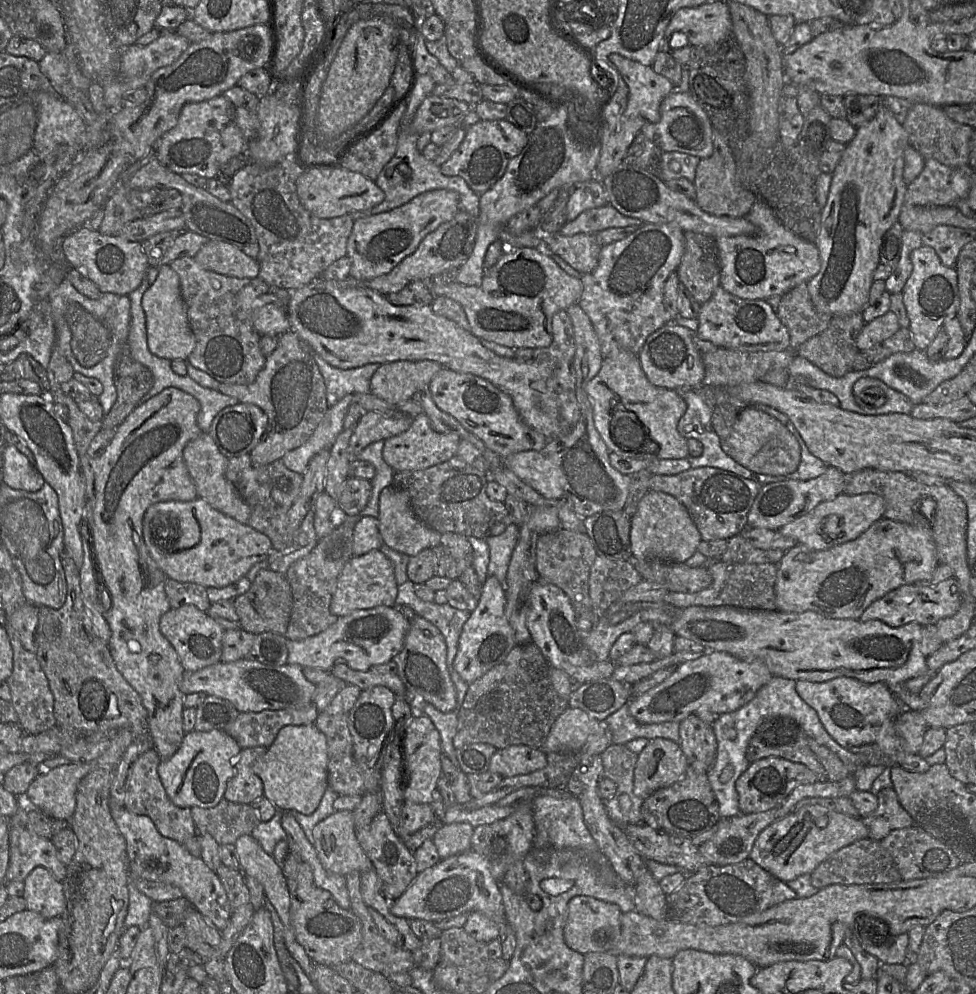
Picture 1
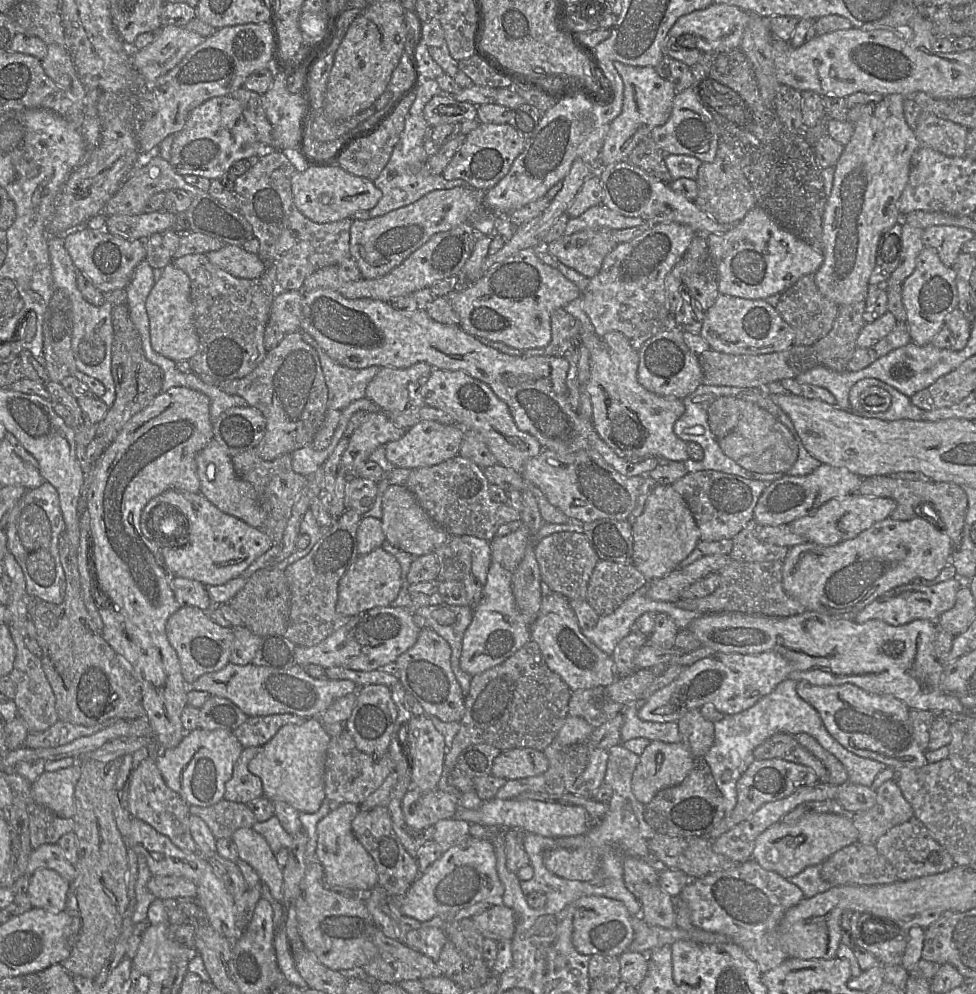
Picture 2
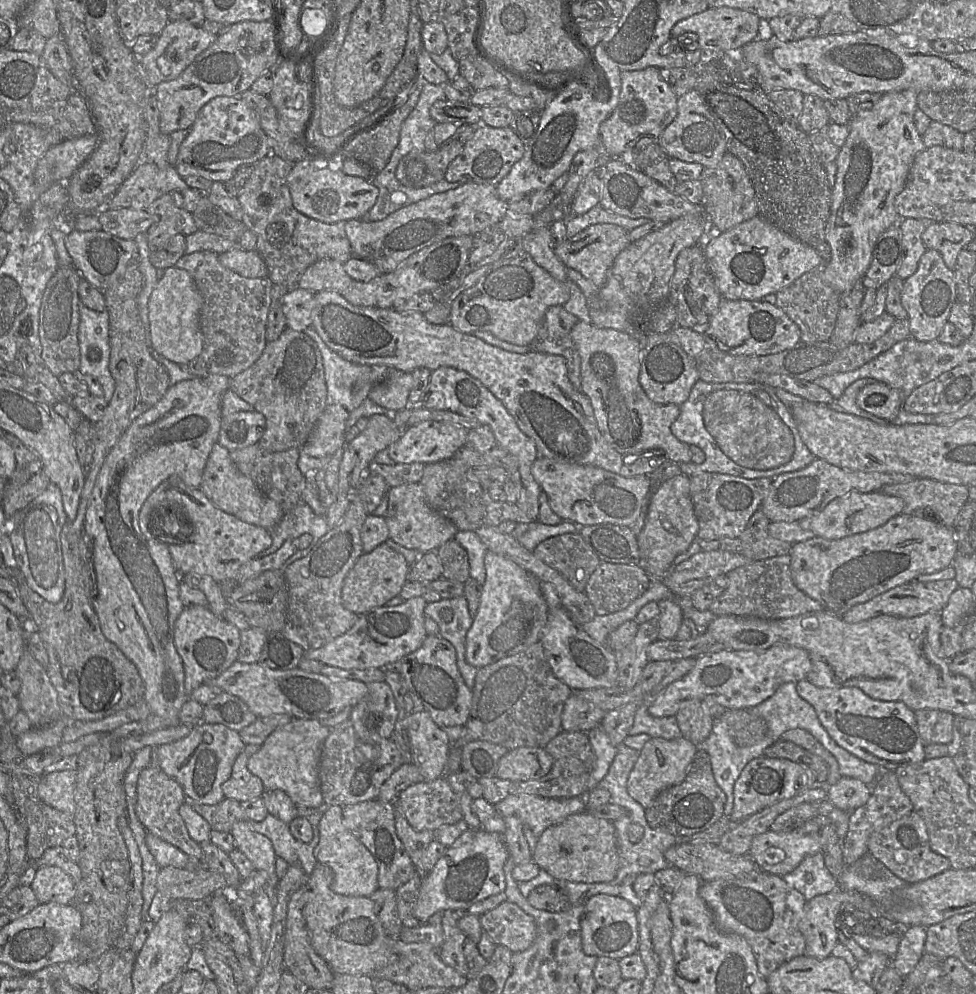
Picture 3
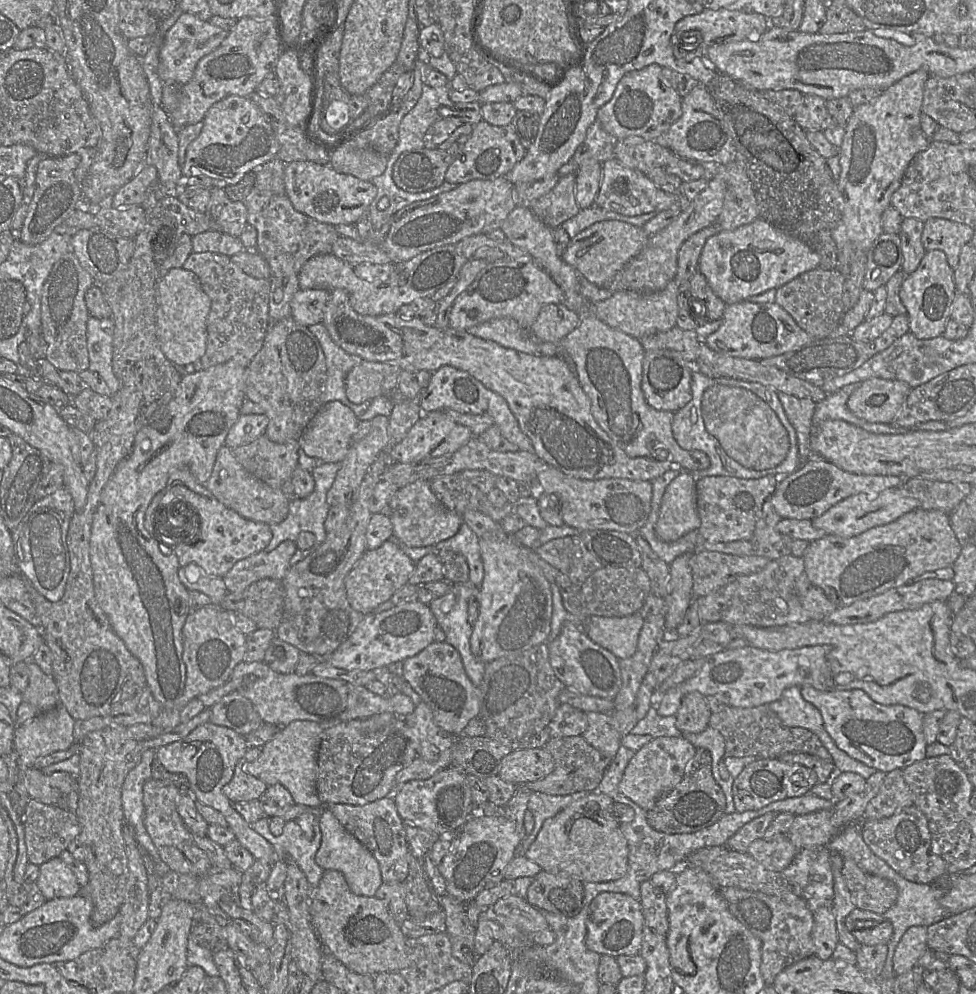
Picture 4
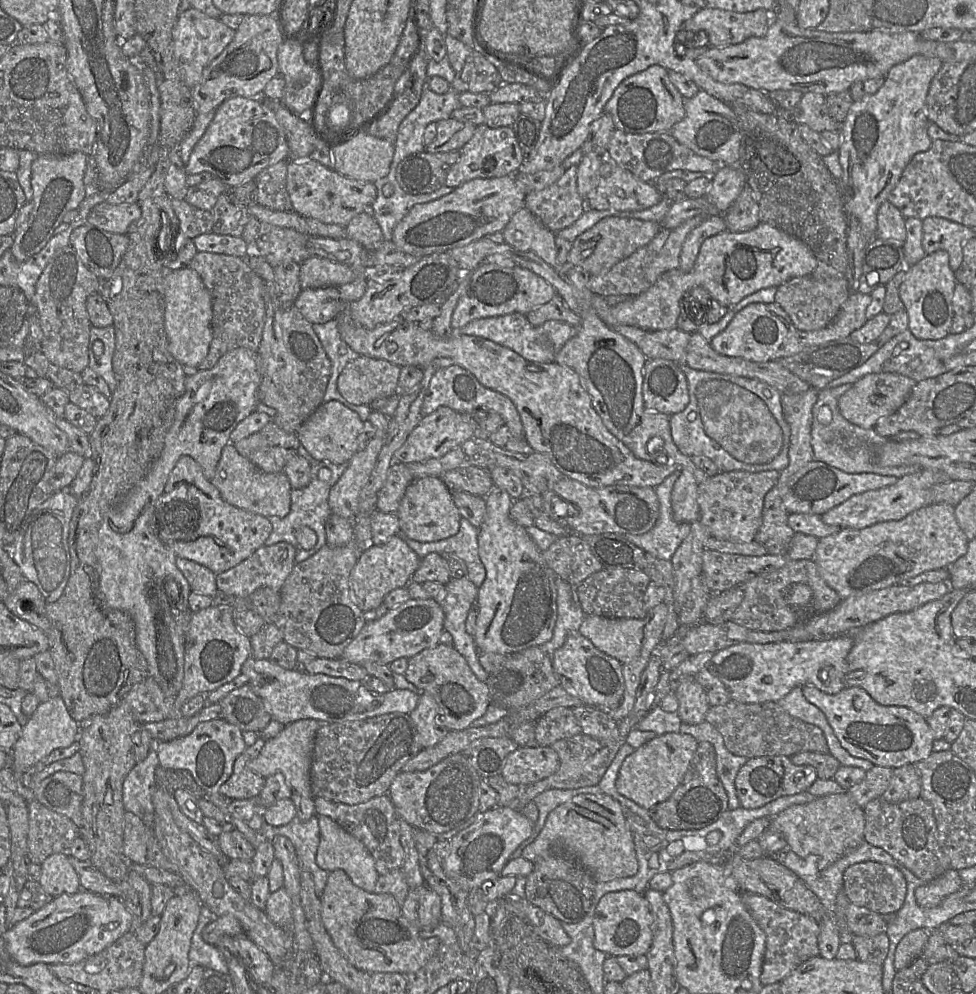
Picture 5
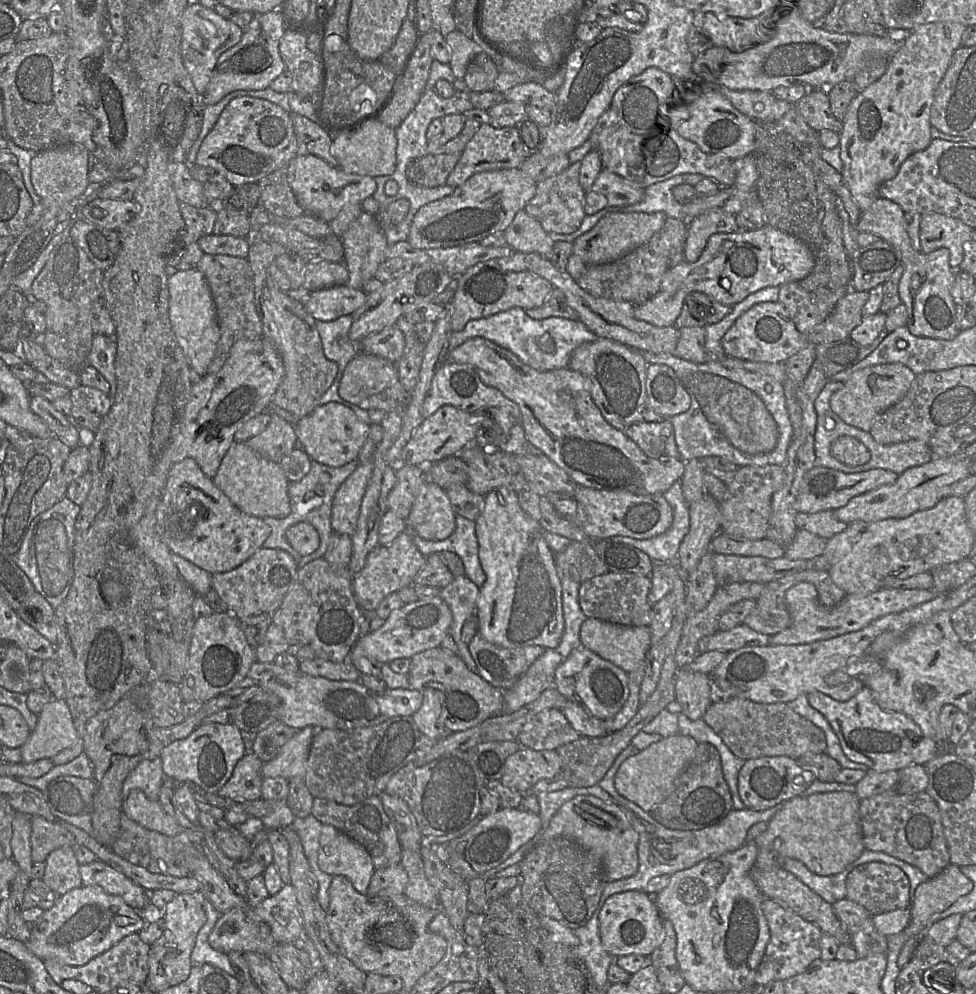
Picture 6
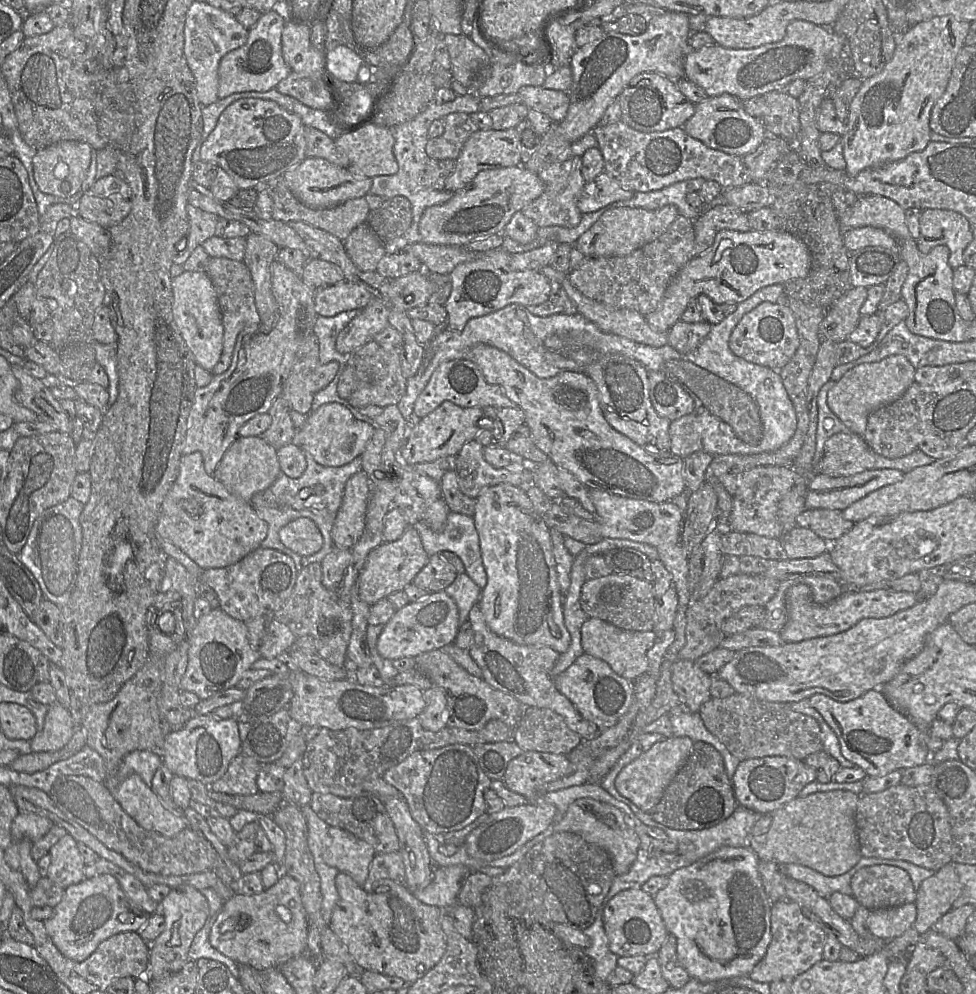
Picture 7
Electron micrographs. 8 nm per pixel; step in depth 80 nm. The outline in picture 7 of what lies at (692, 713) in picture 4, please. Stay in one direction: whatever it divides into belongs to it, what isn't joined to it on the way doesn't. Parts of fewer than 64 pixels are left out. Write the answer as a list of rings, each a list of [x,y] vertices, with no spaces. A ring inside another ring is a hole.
[[[677,659],[672,665],[671,679],[680,703],[691,712],[699,712],[701,706],[712,697],[710,693],[712,676],[701,670],[694,661]]]

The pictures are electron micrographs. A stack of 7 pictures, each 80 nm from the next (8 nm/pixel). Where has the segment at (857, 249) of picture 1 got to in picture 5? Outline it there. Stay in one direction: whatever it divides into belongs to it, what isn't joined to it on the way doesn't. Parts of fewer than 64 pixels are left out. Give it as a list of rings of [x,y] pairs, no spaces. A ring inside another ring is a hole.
[[[914,55],[910,59],[893,66],[885,77],[885,81],[881,88],[872,95],[865,95],[861,100],[854,101],[848,111],[848,114],[841,125],[841,145],[838,149],[839,161],[842,166],[842,177],[839,180],[842,195],[844,199],[844,210],[847,217],[855,217],[861,224],[863,234],[868,240],[876,237],[877,230],[877,213],[883,202],[888,200],[891,191],[896,187],[905,167],[910,160],[919,152],[924,152],[930,149],[932,139],[928,135],[929,119],[926,112],[926,98],[933,77],[938,73],[943,65],[943,61],[939,58],[930,58],[923,55]]]

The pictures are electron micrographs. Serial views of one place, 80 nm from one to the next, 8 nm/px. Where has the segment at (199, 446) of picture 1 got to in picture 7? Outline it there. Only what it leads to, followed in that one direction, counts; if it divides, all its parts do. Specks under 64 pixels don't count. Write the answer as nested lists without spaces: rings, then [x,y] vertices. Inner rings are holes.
[[[249,436],[235,439],[212,475],[232,494],[249,502],[255,493],[267,489],[280,472],[276,449],[261,436]]]

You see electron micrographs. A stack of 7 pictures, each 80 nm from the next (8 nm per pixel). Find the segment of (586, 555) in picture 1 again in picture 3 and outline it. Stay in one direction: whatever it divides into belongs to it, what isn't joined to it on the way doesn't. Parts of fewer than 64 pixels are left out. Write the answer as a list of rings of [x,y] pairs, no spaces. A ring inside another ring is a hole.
[[[565,533],[549,537],[533,551],[548,566],[560,572],[579,592],[601,563],[580,533]]]

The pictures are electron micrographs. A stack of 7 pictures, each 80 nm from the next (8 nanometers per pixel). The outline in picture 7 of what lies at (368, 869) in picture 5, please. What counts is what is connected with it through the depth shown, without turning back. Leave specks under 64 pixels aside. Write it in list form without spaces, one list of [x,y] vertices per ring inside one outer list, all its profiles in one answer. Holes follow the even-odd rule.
[[[329,826],[323,861],[349,875],[362,888],[375,854],[373,846],[366,841],[348,831]]]

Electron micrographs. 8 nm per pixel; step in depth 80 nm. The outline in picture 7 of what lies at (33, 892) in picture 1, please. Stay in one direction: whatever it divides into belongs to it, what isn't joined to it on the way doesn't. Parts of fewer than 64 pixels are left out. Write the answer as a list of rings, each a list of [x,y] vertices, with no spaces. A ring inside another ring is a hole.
[[[70,834],[61,837],[50,848],[48,855],[47,877],[59,887],[65,889],[85,878],[85,863],[78,850],[78,842]]]

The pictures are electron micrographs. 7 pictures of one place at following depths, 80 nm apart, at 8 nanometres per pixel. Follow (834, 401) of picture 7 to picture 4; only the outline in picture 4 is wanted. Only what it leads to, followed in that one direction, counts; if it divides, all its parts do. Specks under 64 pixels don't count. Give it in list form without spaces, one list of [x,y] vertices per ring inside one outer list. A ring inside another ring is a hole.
[[[869,378],[854,390],[847,401],[850,411],[871,423],[892,423],[912,387],[904,381]]]

